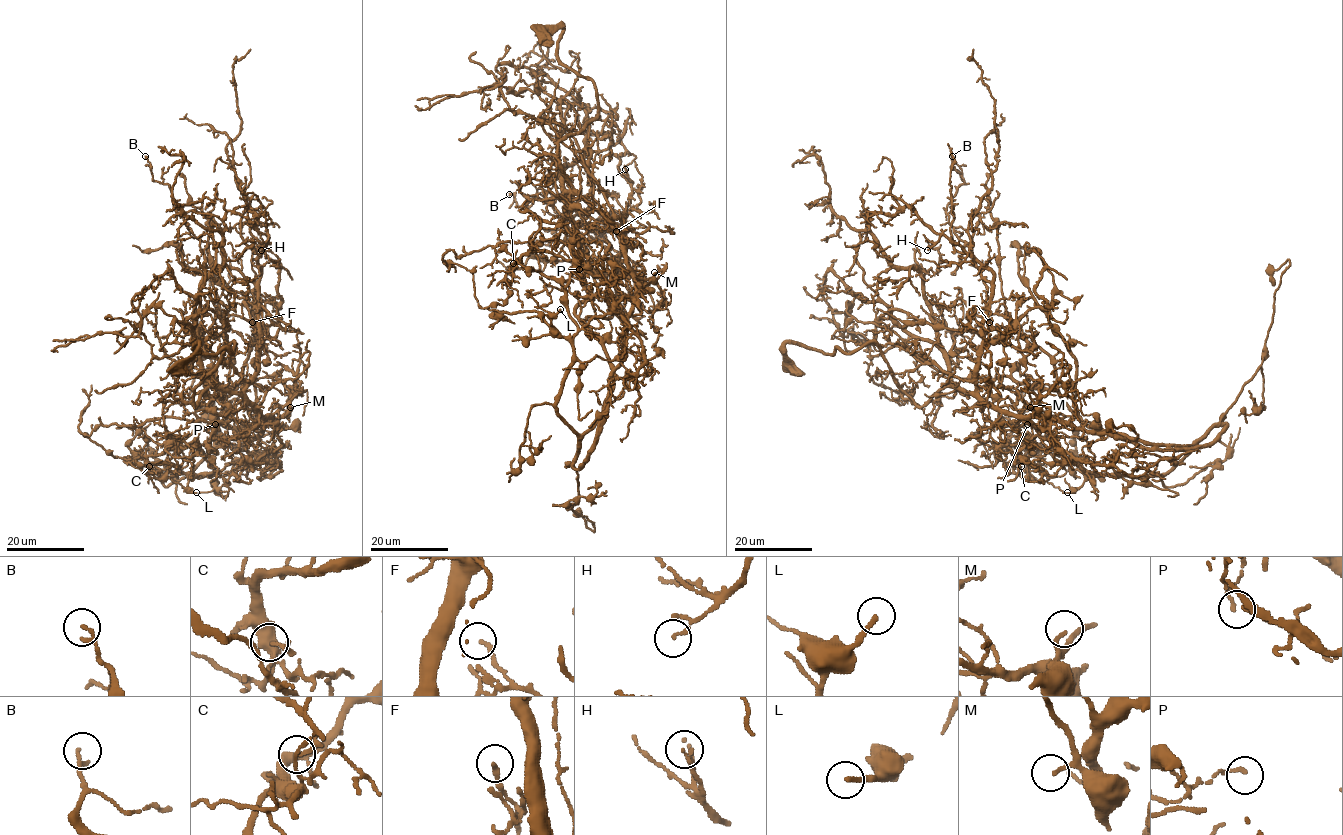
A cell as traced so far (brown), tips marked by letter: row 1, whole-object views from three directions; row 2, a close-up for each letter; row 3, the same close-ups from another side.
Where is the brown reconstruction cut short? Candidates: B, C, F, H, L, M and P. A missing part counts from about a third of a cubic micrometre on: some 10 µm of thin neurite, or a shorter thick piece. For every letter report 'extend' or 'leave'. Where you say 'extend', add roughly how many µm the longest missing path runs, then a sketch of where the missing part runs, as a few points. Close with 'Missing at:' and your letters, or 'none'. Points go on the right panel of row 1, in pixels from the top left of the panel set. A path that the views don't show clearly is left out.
B: leave
C: leave
F: leave
H: leave
L: extend; missing 8 µm
M: leave
P: leave
Missing at: L

